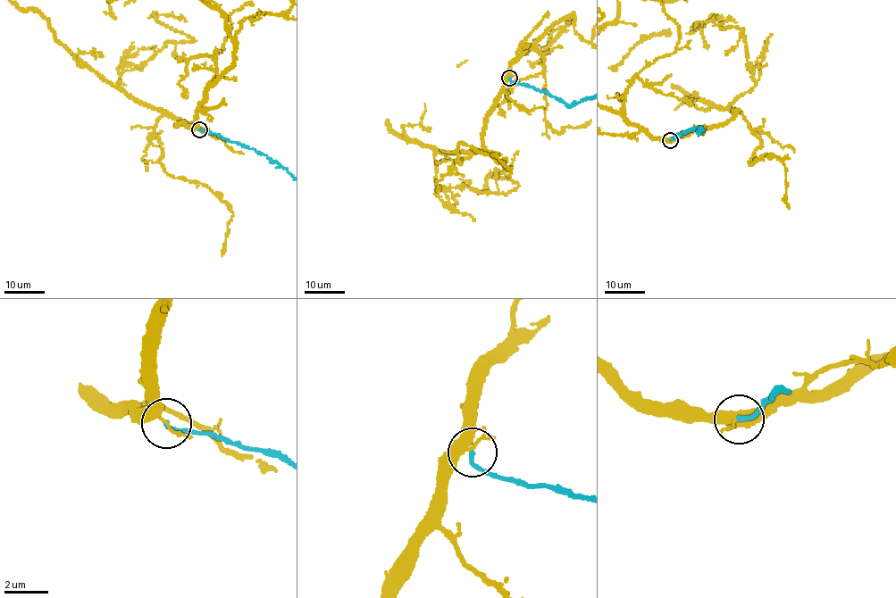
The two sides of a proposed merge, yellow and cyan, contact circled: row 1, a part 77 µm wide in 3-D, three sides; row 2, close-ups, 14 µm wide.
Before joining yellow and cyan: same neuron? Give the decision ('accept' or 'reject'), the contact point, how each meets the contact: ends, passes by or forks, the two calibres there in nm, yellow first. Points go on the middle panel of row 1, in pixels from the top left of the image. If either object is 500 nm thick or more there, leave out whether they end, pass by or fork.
reject; place (509, 78); yellow forks; cyan ends; calibres 200 and 190 nm

